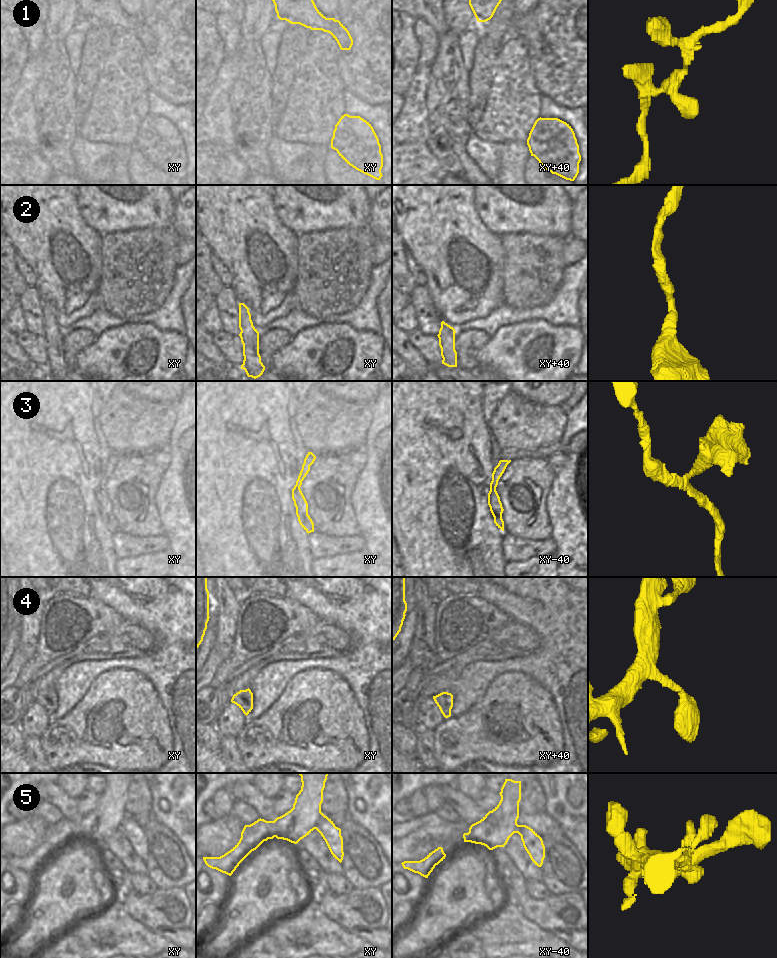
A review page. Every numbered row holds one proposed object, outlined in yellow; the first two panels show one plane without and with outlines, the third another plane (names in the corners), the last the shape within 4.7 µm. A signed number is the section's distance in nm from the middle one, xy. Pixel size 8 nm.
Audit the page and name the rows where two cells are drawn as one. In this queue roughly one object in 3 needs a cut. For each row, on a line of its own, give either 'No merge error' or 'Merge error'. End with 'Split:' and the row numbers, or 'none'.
1: No merge error
2: No merge error
3: Merge error
4: No merge error
5: No merge error
Split: 3

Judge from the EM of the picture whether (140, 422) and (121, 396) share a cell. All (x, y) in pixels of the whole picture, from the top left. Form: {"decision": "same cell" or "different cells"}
{"decision": "same cell"}

